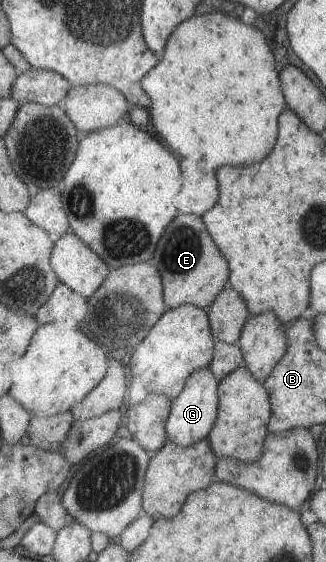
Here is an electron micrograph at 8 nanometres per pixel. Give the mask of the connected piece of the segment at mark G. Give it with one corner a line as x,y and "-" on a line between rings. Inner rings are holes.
208,367
192,371
186,377
181,393
170,402
169,415
164,425
167,442
185,449
207,437
218,416
217,386
218,381

